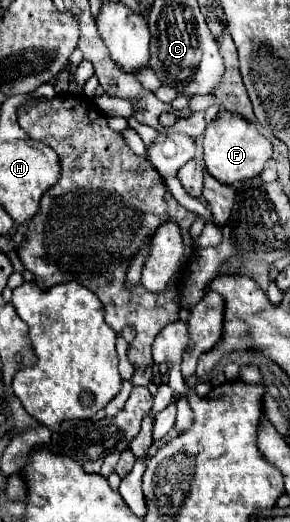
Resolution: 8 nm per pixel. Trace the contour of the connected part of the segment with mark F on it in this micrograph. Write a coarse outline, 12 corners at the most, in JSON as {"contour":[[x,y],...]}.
{"contour":[[220,111],[202,155],[220,183],[252,179],[272,143],[250,121]]}

